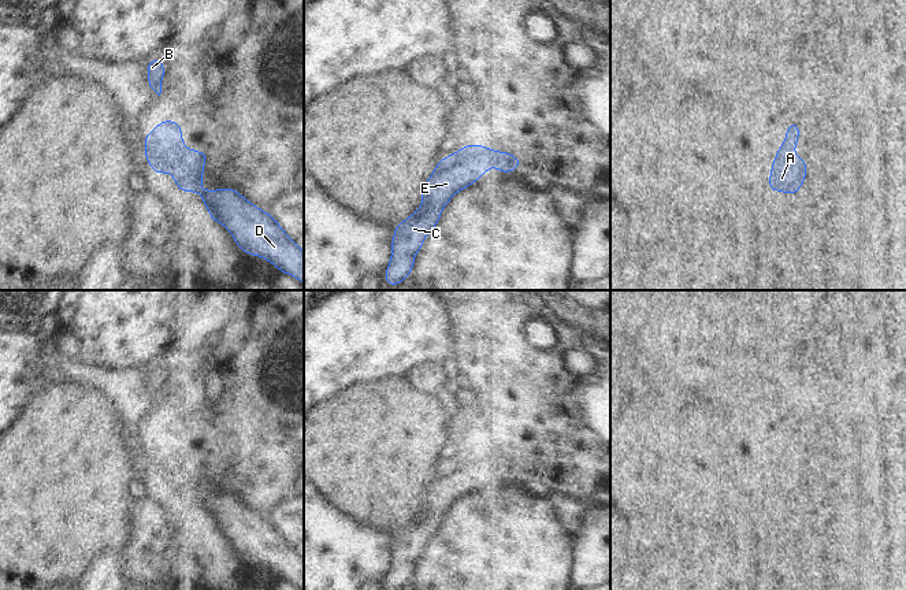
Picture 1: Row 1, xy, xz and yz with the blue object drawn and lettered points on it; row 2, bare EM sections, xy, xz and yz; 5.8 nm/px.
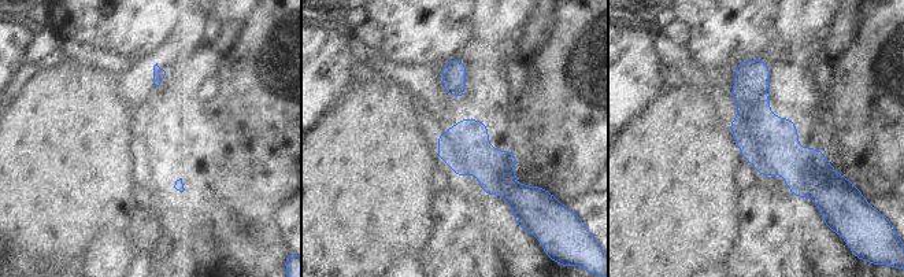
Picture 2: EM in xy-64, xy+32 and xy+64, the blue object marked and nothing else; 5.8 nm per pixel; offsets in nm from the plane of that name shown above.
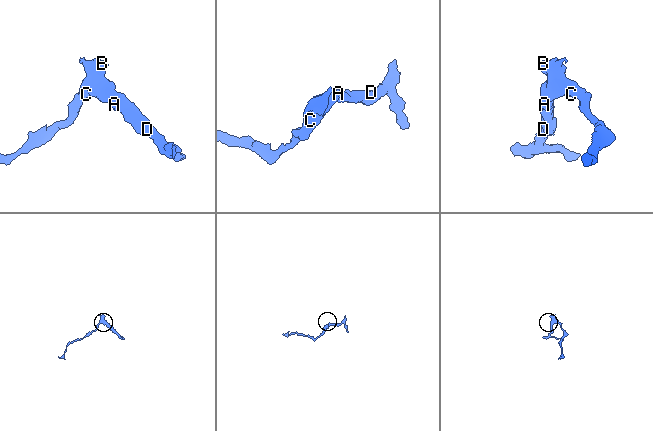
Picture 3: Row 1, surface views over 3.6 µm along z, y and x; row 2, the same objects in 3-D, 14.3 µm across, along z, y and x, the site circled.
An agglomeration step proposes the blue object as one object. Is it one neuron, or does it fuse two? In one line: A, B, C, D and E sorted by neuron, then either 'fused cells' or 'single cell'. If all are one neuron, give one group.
groups A B C D E; single cell

